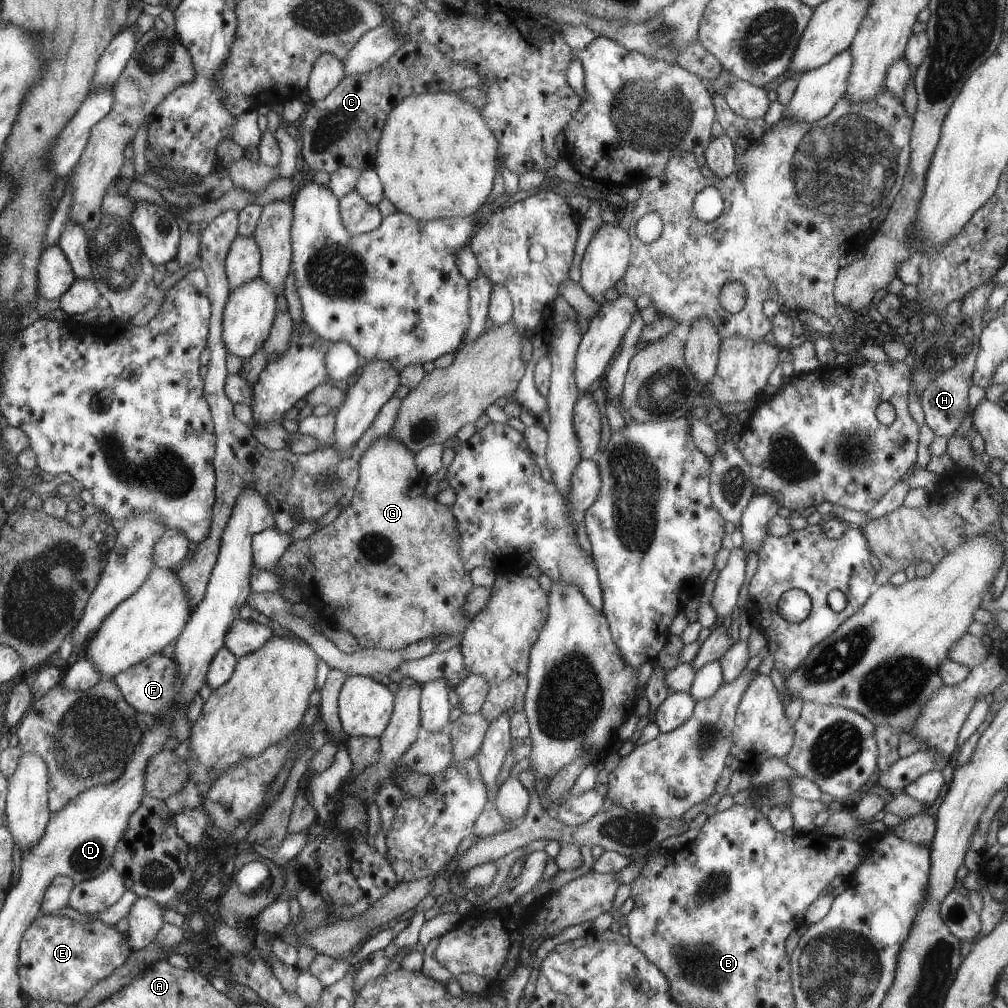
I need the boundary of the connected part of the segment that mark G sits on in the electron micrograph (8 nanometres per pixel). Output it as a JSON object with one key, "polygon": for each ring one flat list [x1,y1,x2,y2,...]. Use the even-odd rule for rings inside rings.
{"polygon":[[389,436,375,439,372,443,369,443,369,446,366,446,358,461,358,479,349,505,338,511,332,522,323,526,320,530,313,531,303,540,291,542,283,551,283,554,280,554,277,564,271,570,281,579,279,592,281,592,283,580,287,580,287,578,295,580,297,590,301,595,300,600,308,605,309,610,315,612,320,621,325,623,325,626,330,627,339,624,347,629,361,649,396,651,427,637,443,635,446,638,458,632,463,634,463,630,466,628,465,619,469,619,469,616,462,611,462,604,466,601,466,596,473,586,471,585,471,579,469,579,469,572,463,566,462,559,458,553,460,551,458,549,458,534,450,507,438,503,435,499,428,500,425,498,424,489,429,479,425,478,424,474,417,470,413,452,397,439,391,439]]}

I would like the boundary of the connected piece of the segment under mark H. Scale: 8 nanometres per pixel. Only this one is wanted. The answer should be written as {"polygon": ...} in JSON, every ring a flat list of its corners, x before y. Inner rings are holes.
{"polygon":[[977,340,971,350,955,358,951,368,948,368,938,375,935,380,924,386,920,392,920,405,924,412,924,423,931,428,934,436,950,437,957,433,957,429,967,409,967,390,970,383,967,381,972,377,974,360,977,354]]}

